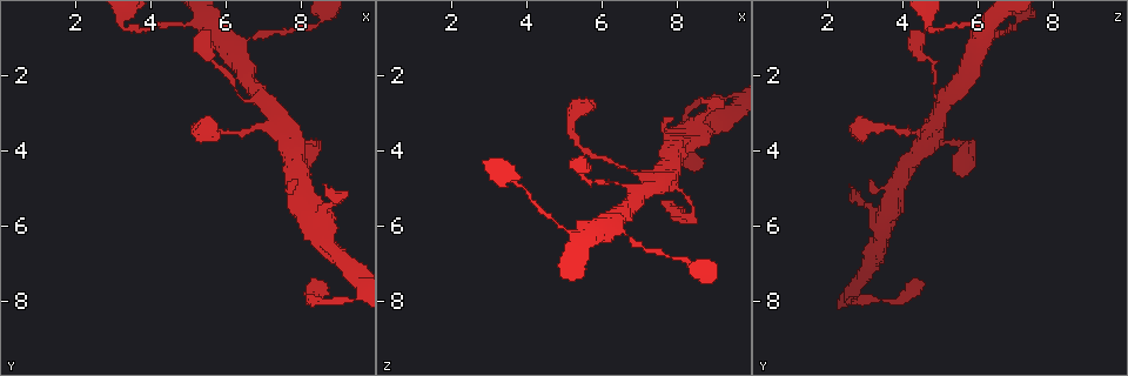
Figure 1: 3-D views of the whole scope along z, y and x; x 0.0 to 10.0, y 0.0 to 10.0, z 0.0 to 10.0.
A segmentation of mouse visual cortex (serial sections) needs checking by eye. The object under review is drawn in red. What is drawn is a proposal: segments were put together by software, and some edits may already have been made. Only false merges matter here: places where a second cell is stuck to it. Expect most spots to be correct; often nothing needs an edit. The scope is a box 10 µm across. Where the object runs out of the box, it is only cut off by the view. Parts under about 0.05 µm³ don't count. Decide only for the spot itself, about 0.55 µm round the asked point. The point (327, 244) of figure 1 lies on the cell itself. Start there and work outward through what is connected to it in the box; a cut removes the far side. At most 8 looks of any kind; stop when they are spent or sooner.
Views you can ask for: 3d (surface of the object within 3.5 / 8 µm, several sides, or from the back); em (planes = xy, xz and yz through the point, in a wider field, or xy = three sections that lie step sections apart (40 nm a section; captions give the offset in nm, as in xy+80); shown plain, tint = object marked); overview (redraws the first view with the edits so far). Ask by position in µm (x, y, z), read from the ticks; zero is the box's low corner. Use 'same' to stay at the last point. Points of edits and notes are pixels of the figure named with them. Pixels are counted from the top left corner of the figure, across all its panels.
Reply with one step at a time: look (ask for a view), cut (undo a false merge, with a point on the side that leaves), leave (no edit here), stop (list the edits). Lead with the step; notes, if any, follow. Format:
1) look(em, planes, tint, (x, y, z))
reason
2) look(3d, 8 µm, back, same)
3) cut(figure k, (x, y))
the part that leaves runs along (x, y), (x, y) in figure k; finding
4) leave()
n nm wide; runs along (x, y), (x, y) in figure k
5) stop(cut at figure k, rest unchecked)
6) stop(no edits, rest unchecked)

look(3d, 3.5 µm, (8.75, 5.40, 3.05))

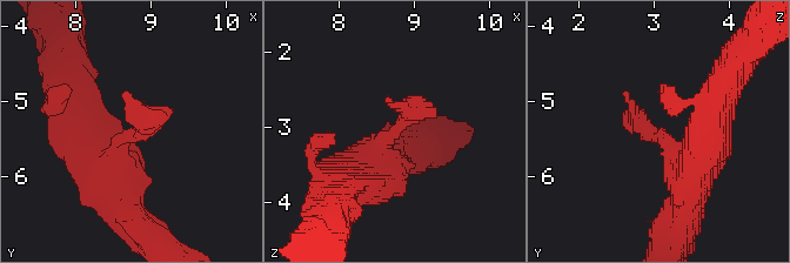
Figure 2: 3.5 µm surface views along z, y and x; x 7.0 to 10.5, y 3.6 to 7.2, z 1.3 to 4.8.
look(em, xy, step 2, tint, (8.75, 5.45, 3.05))
need the tissue

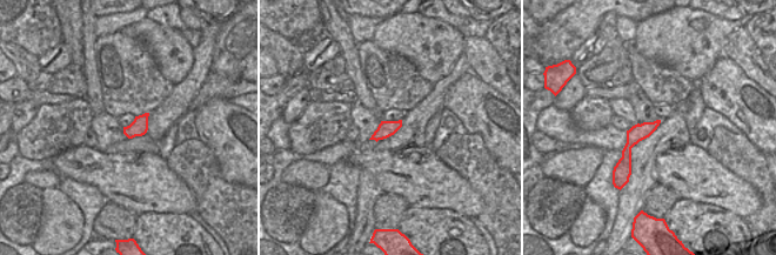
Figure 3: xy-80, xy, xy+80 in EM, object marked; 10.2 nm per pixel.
leave()
runs along (654, 125), (628, 146), (621, 166) in figure 3; continuous, no second cell

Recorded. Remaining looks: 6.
look(3d, 3.5 µm, (7.00, 2.70, 5.20))
a fork

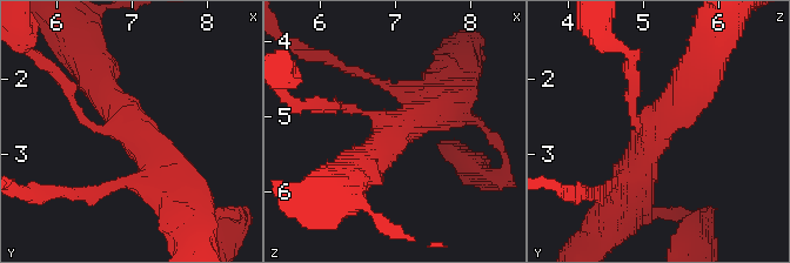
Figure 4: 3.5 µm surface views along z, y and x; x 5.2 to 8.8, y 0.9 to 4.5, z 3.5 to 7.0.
look(em, xy, step 5, tint, (7.00, 2.65, 5.25))
3 arms; arms of 100, 450, 500 nm; shape alone is not enough

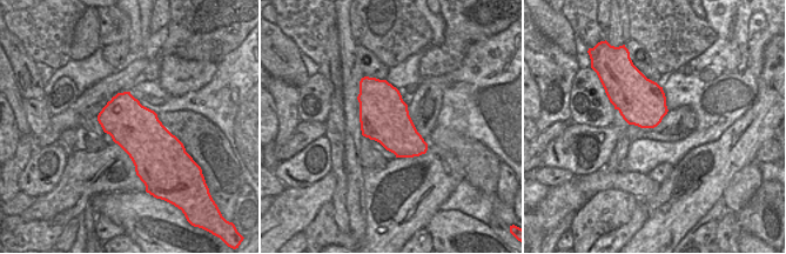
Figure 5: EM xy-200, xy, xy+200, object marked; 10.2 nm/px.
leave()
continuous, no second cell

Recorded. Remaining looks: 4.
look(3d, 8 µm, (4.85, 0.70, 5.90))
calibre changes

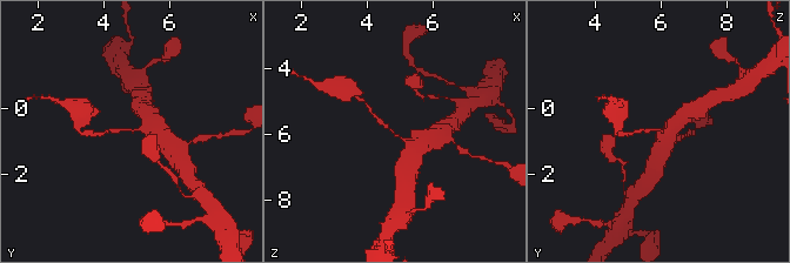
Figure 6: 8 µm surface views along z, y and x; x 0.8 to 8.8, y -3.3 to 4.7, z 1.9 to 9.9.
look(em, xy, step 1, tint, same)
arms of 150, 450 nm

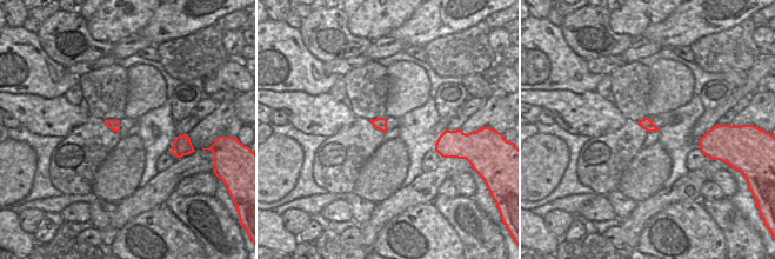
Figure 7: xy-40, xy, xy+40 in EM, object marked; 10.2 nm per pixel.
leave()
runs along (423, 140), (401, 139), (370, 107) in figure 6; one cell here

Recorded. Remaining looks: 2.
stop(no edits, rest unchecked)

